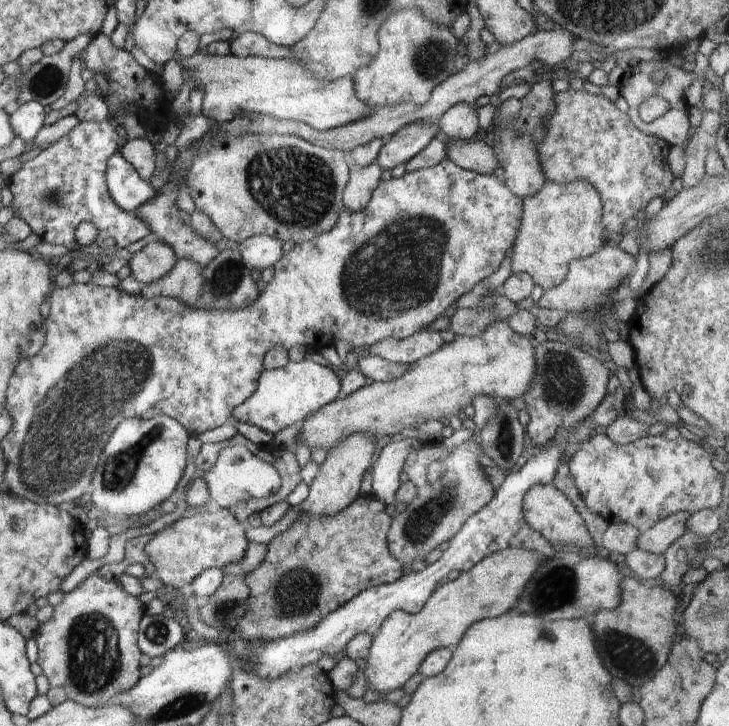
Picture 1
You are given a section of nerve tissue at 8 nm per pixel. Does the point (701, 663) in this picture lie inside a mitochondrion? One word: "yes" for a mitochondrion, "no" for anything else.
no

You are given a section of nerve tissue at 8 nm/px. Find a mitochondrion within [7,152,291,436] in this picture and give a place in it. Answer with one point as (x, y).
(224, 282)

